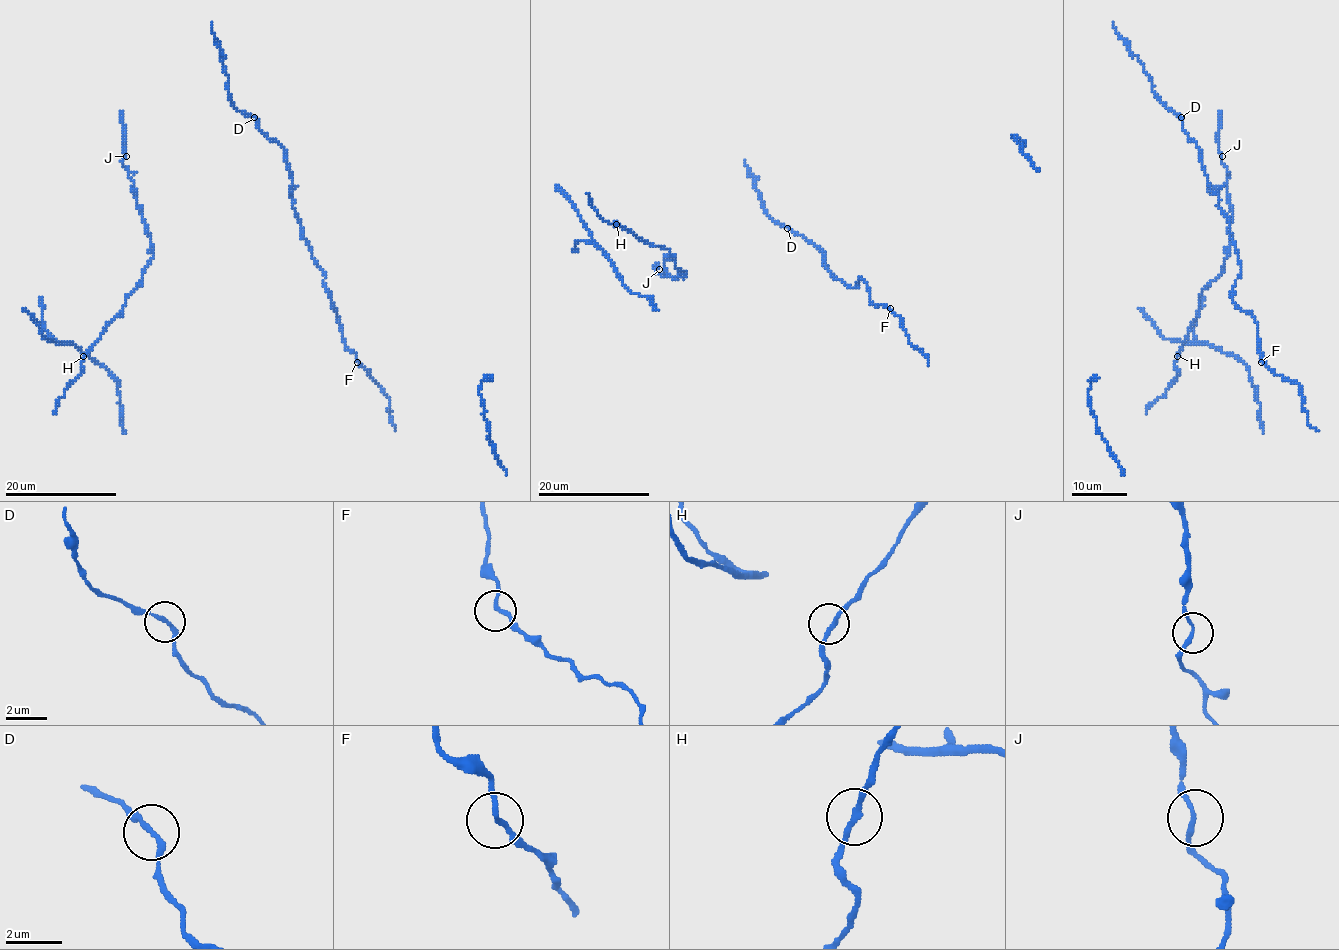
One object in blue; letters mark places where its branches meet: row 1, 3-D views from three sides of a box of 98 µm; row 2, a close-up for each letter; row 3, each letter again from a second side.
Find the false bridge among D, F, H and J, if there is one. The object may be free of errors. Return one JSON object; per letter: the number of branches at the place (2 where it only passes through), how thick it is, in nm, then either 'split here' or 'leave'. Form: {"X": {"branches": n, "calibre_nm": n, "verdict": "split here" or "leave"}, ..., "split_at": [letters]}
{"D": {"branches": 2, "calibre_nm": 170, "verdict": "leave"}, "F": {"branches": 2, "calibre_nm": 160, "verdict": "leave"}, "H": {"branches": 2, "calibre_nm": 180, "verdict": "leave"}, "J": {"branches": 2, "calibre_nm": 160, "verdict": "leave"}, "split_at": []}

